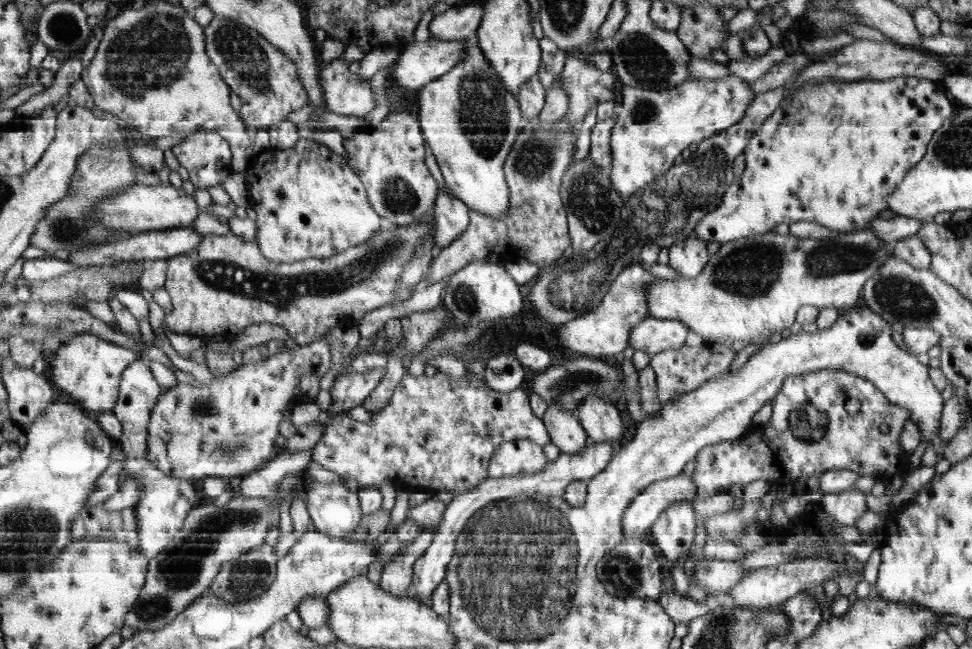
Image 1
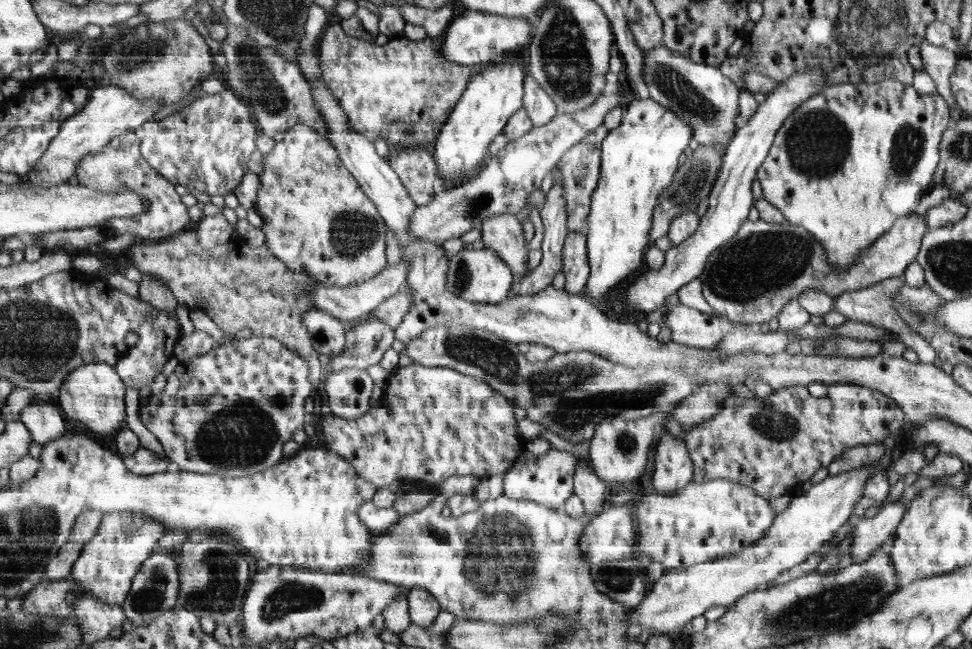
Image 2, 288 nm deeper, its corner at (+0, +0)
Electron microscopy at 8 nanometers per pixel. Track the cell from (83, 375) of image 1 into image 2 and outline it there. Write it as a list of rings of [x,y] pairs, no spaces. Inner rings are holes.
[[[93,362],[85,364],[79,370],[75,370],[63,384],[63,388],[57,392],[55,400],[57,406],[67,414],[69,420],[79,420],[87,424],[91,432],[101,434],[115,434],[125,428],[125,380],[119,376],[117,368],[107,362]]]

